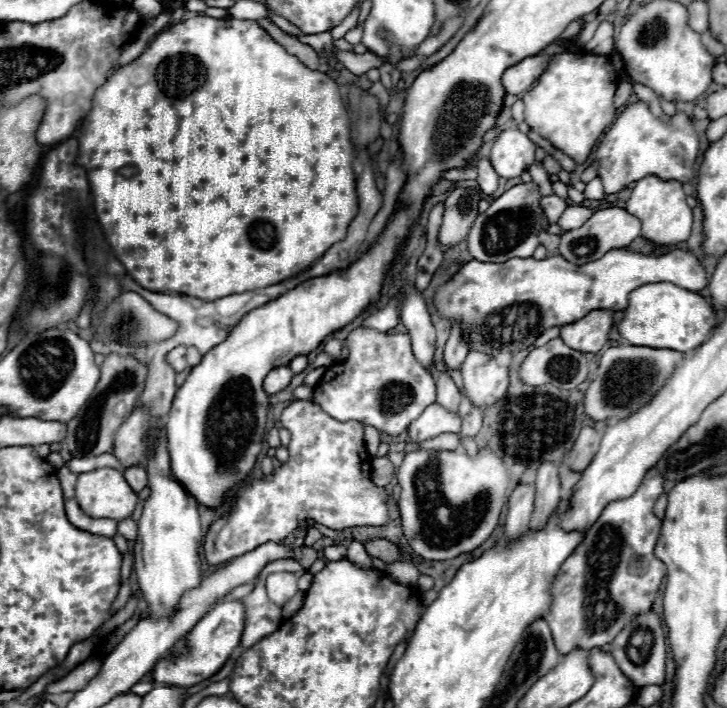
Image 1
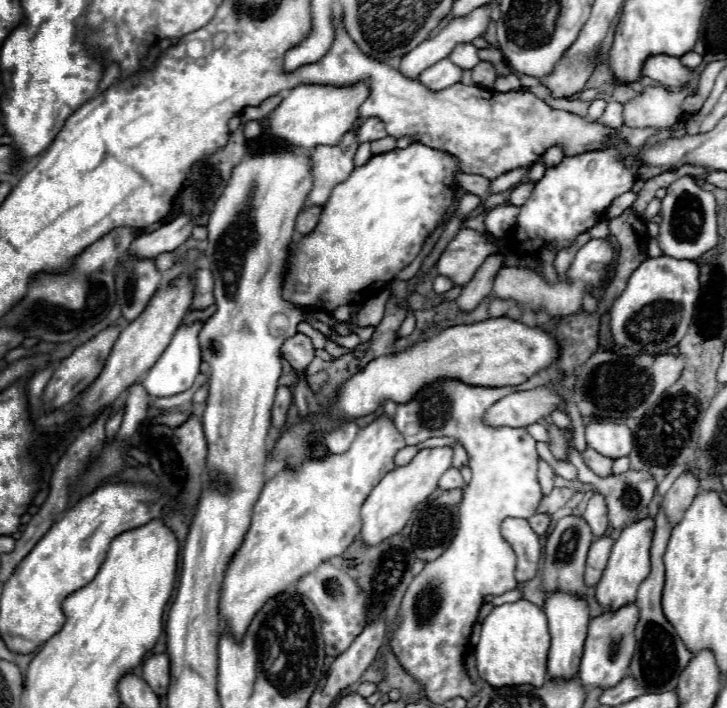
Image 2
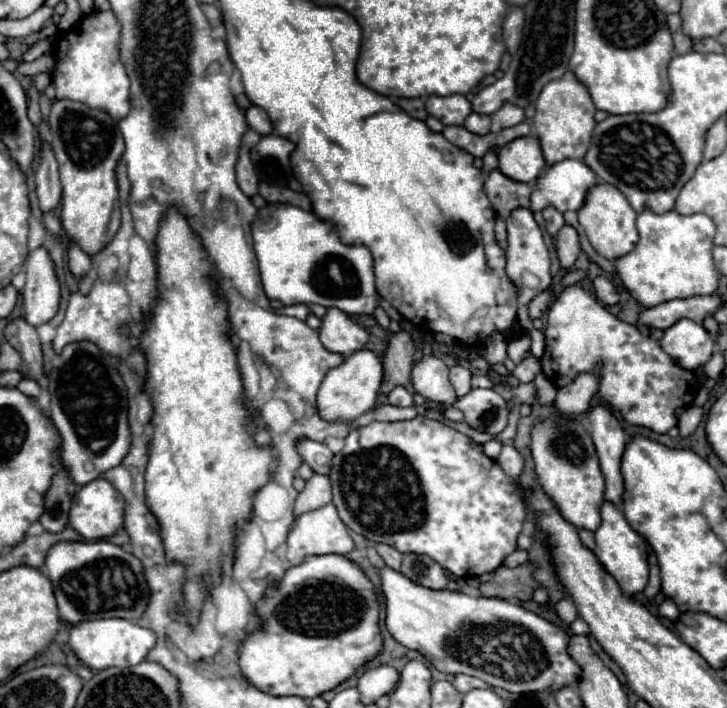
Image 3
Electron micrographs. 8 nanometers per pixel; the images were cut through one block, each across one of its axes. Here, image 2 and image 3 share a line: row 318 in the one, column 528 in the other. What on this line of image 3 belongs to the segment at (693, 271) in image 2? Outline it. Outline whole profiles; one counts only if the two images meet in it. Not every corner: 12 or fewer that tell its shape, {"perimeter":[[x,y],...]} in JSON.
{"perimeter":[[376,568],[386,628],[508,692],[578,680],[568,634],[504,598]]}

